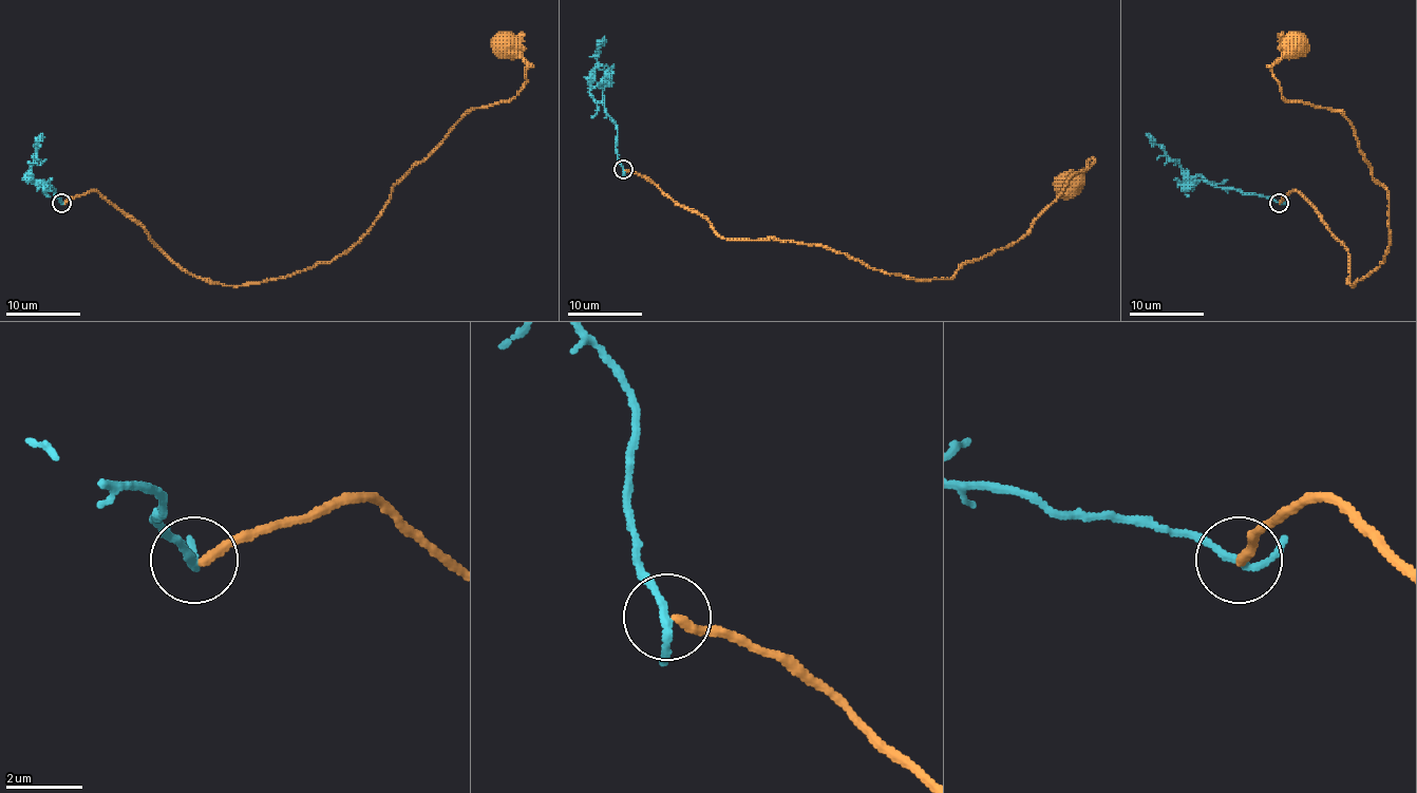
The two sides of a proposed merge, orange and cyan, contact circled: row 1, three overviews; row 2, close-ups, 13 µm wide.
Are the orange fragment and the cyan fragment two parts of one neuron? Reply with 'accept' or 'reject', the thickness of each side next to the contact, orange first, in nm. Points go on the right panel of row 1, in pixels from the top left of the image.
reject | 240/190 nm

